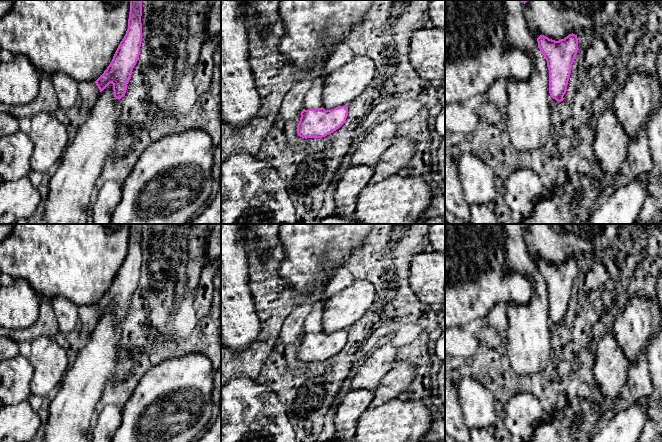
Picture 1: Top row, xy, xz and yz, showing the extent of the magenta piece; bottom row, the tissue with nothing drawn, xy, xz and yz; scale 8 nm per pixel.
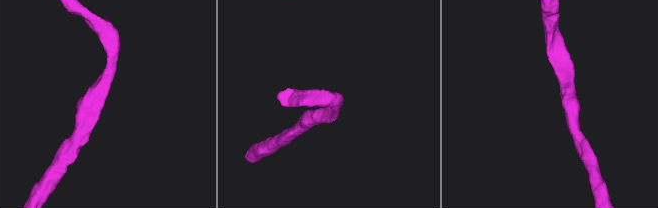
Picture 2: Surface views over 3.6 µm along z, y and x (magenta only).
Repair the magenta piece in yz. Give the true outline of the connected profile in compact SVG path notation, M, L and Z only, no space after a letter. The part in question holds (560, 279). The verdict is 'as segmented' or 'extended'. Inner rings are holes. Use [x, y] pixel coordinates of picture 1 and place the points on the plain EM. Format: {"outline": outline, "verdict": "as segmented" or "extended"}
{"outline": "M502 224L507 238L504 243L507 270L527 276L533 282L534 292L527 304L506 305L508 326L506 330L506 351L512 370L520 376L530 376L543 371L552 352L549 322L558 326L564 324L571 298L572 288L579 274L578 262L569 258L555 265L544 259L537 263L530 256L524 239L524 228L528 224Z", "verdict": "extended"}

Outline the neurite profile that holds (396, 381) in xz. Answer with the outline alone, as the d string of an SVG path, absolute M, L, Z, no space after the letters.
M397 362L382 378L374 391L369 409L381 406L405 392L415 378L415 367L406 362Z

